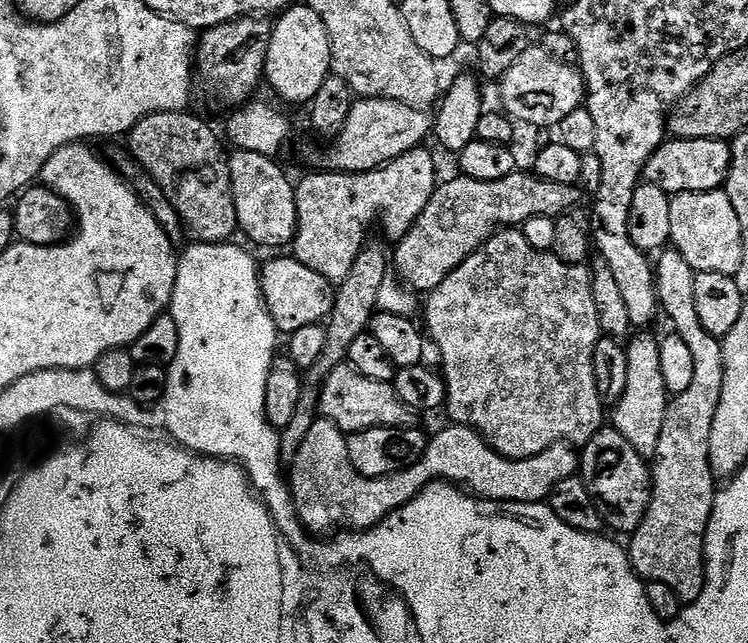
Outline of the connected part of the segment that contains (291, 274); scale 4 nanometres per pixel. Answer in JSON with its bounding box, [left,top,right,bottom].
[260,254,334,334]

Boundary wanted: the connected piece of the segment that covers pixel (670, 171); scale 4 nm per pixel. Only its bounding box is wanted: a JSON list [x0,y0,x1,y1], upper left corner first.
[643,138,732,194]

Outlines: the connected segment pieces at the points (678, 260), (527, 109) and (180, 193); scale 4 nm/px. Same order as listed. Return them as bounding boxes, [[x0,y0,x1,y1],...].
[[627,246,724,605],[499,46,586,129],[126,110,238,244]]

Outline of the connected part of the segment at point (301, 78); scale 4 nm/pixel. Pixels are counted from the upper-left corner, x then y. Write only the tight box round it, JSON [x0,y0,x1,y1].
[264,3,333,105]

